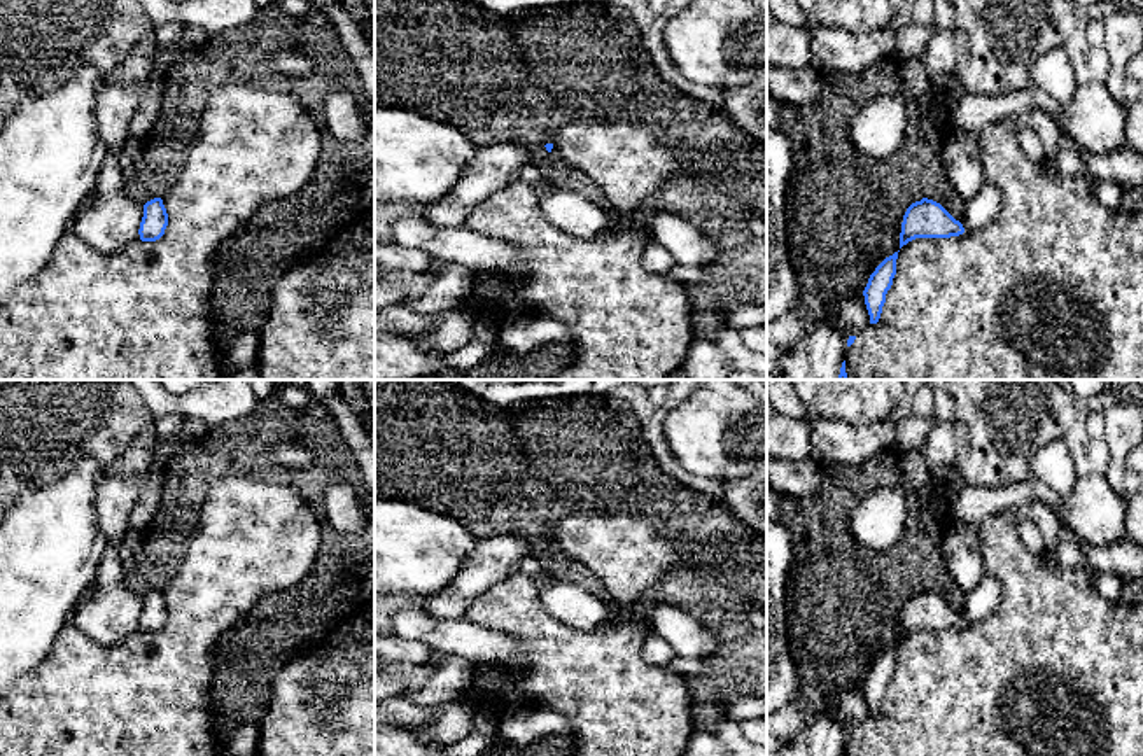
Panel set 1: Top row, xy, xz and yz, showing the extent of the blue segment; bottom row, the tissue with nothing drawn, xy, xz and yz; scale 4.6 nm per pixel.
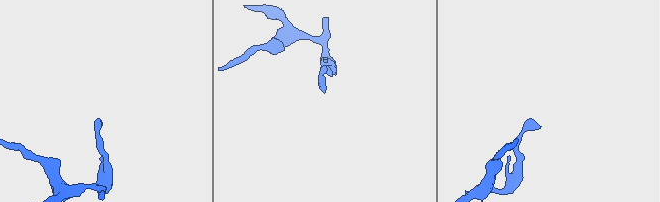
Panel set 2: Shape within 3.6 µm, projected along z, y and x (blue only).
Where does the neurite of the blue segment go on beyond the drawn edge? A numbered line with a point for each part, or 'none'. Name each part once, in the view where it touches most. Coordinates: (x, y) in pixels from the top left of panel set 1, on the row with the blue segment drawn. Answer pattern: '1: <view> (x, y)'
none

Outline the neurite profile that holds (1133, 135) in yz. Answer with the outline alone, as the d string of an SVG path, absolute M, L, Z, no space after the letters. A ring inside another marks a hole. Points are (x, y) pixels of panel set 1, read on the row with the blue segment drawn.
M1143 96L1125 103L1127 117L1122 147L1143 154Z

